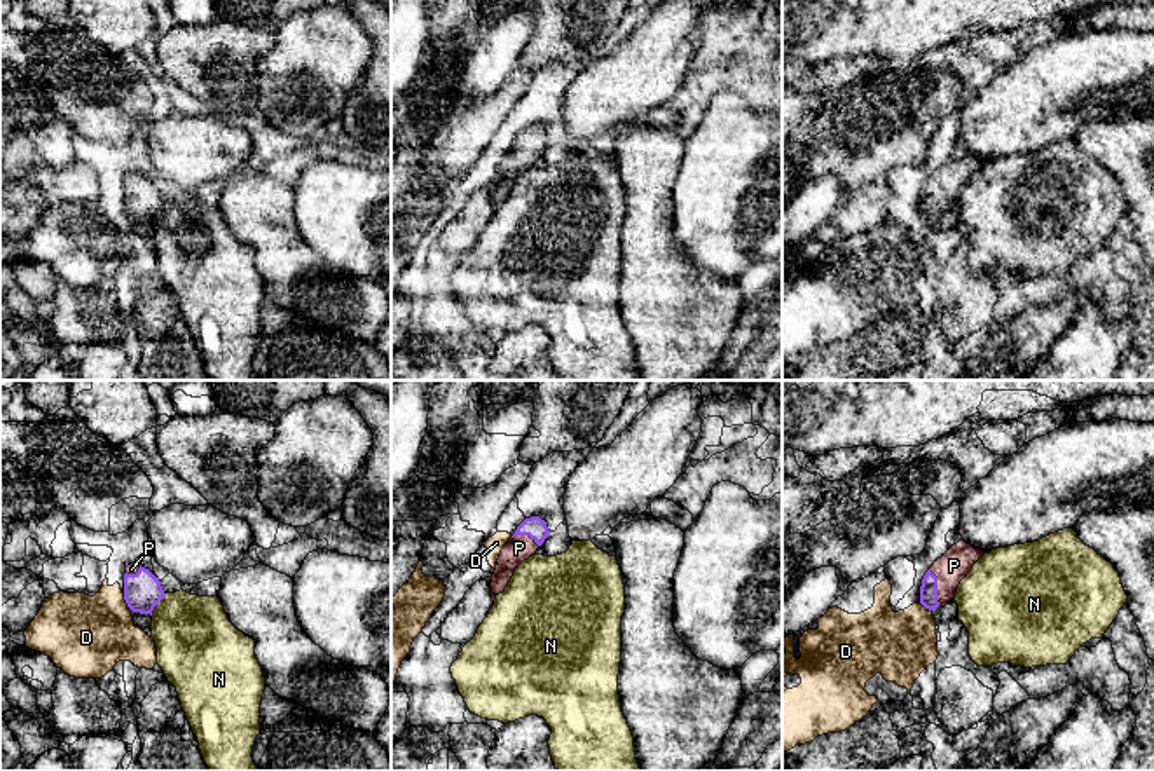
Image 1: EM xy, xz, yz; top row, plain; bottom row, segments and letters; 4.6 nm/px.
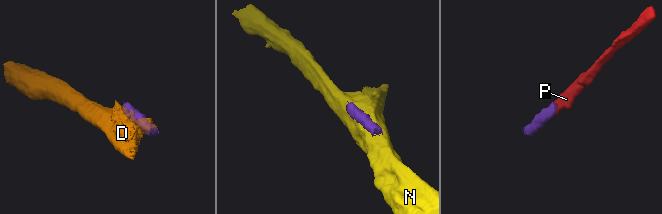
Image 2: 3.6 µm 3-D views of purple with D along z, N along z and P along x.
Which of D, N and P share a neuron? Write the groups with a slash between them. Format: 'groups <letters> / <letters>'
groups D / N / P

